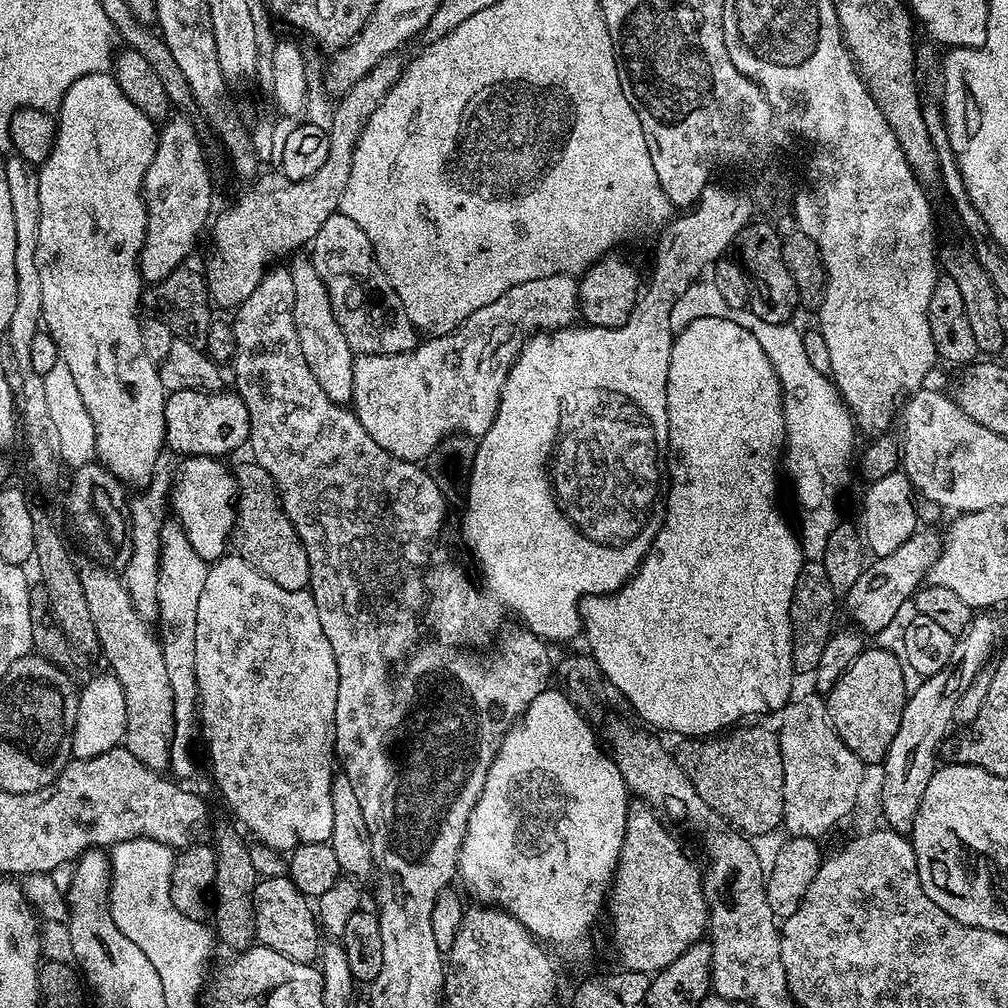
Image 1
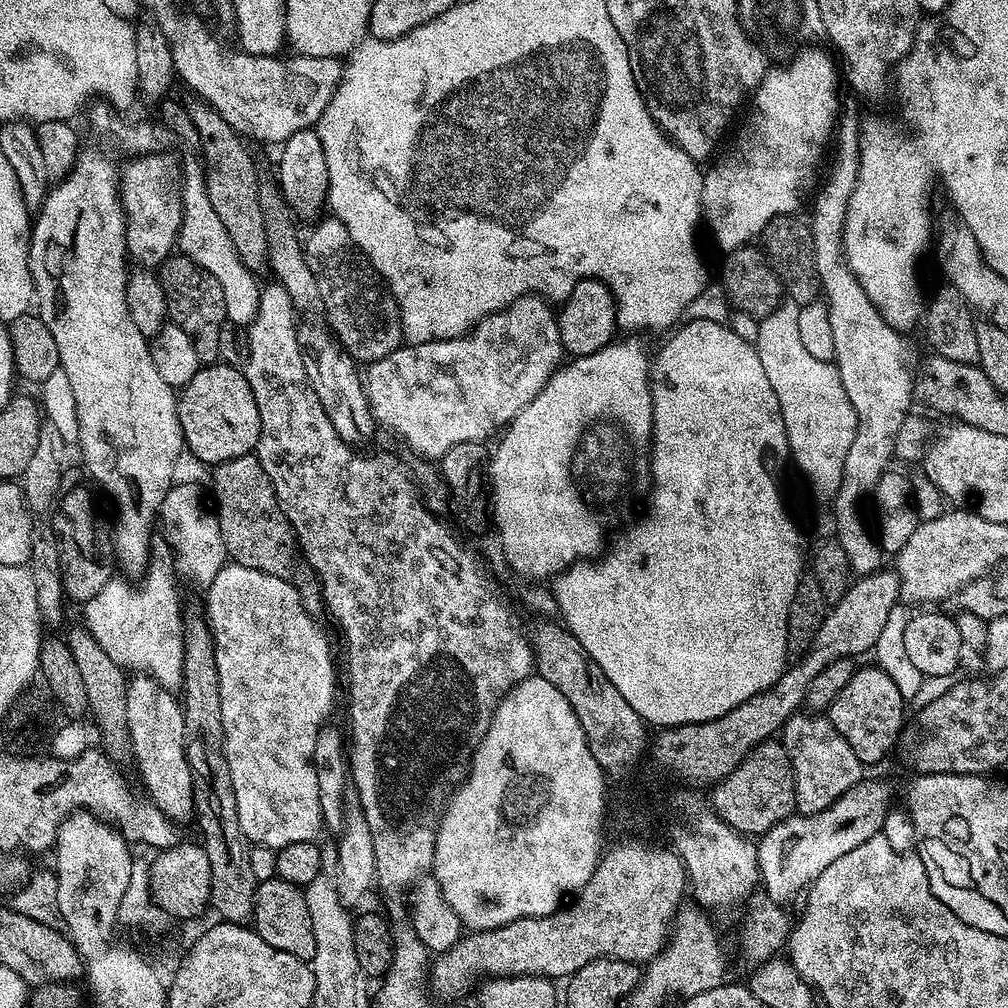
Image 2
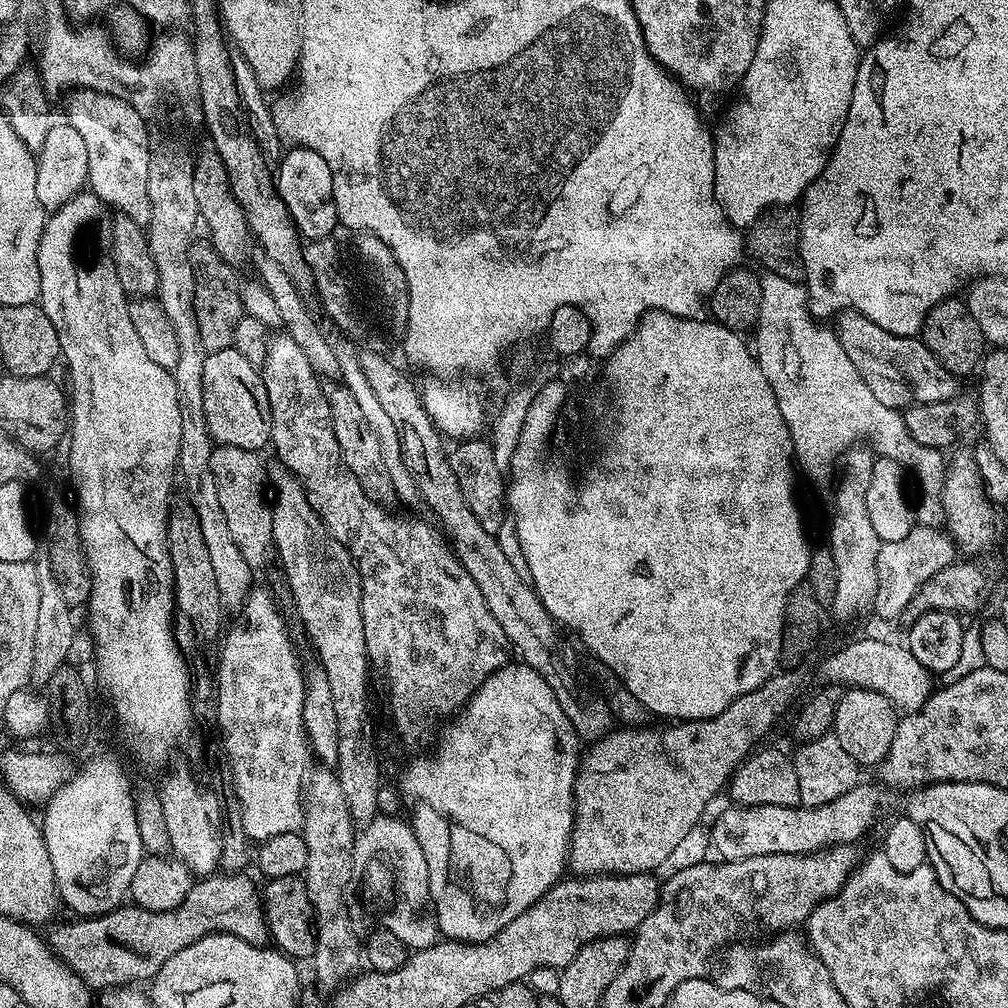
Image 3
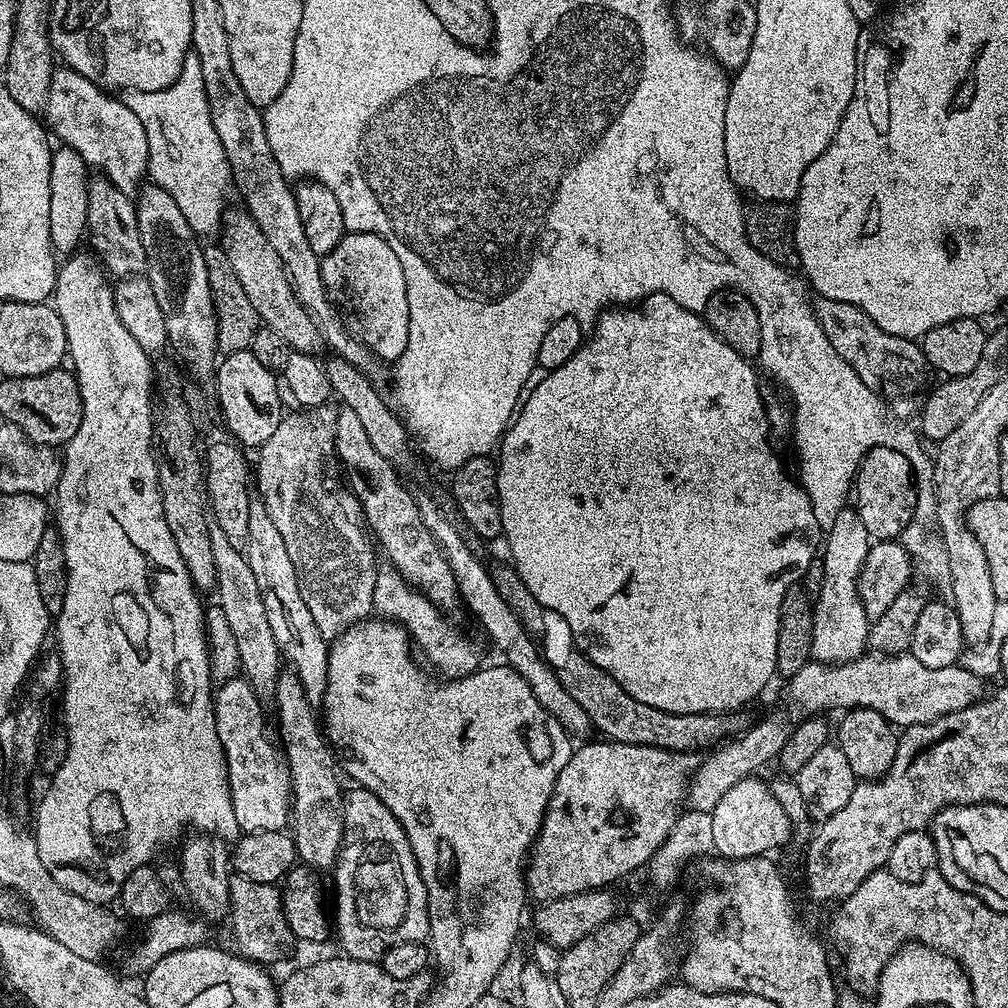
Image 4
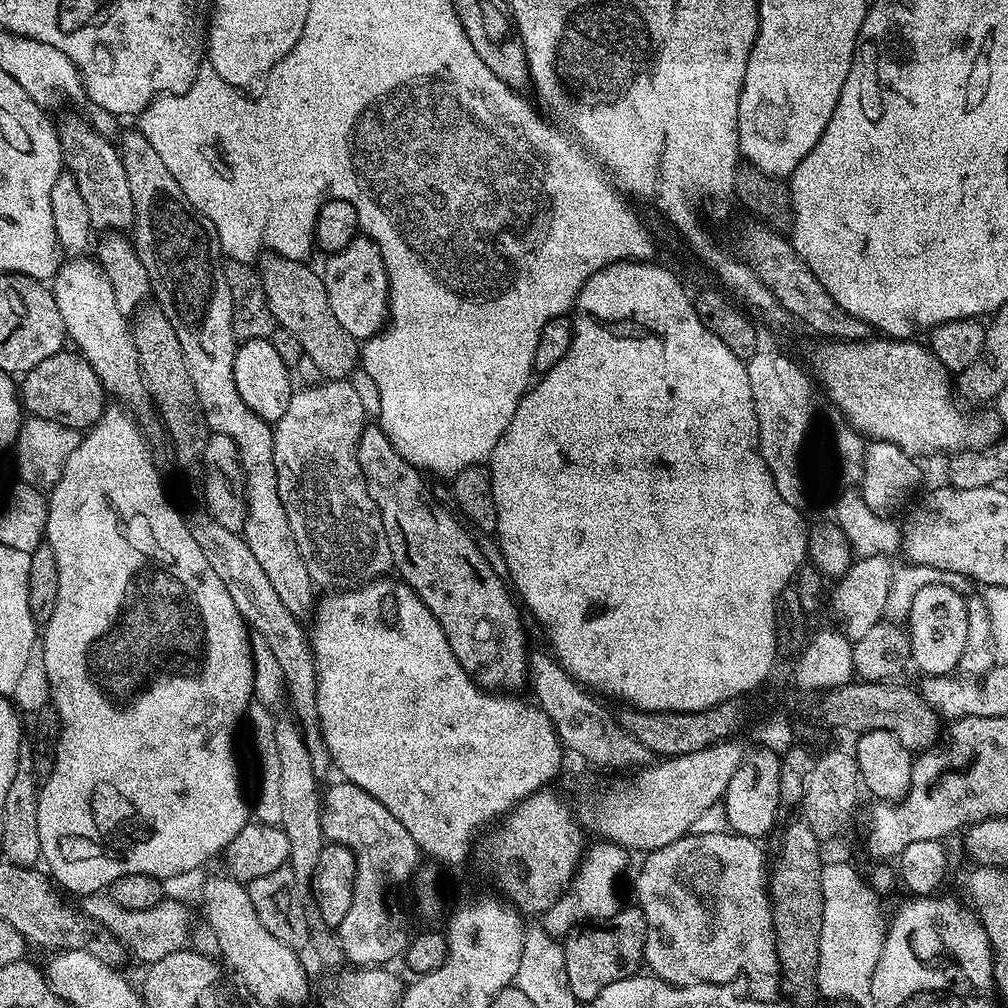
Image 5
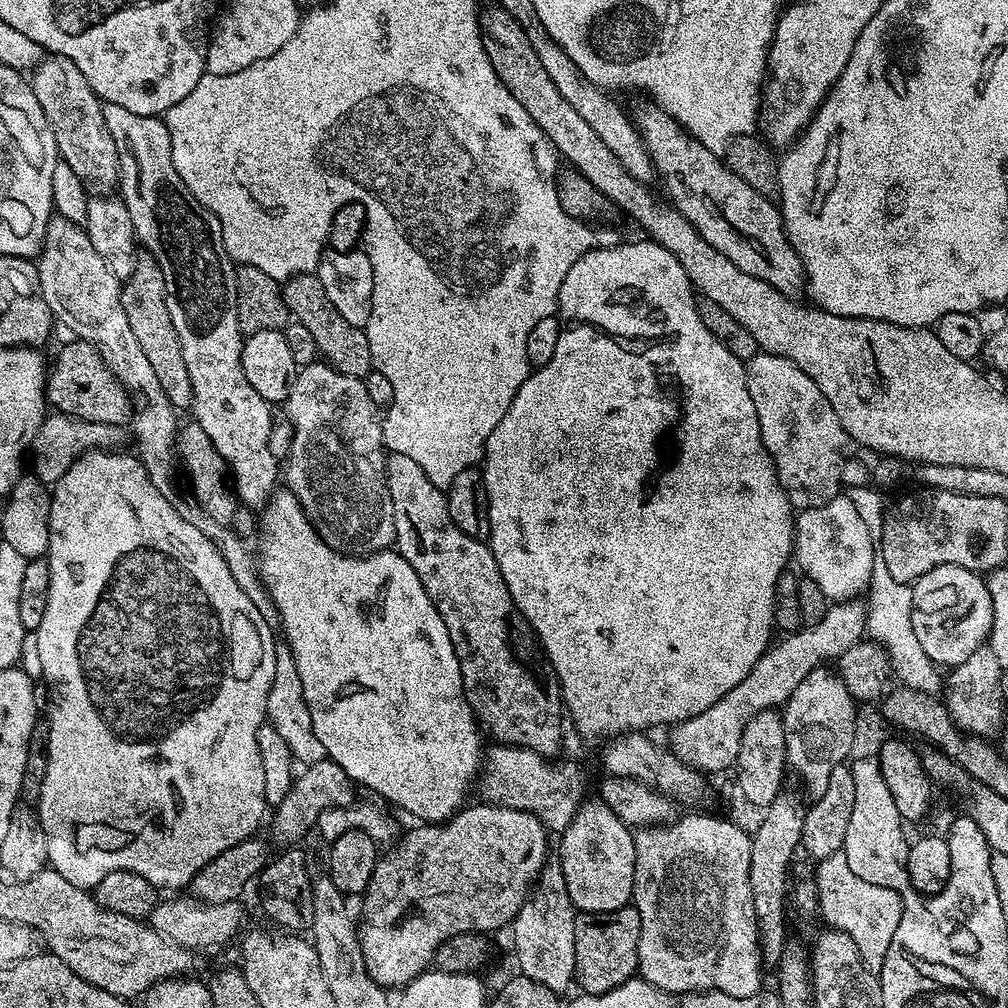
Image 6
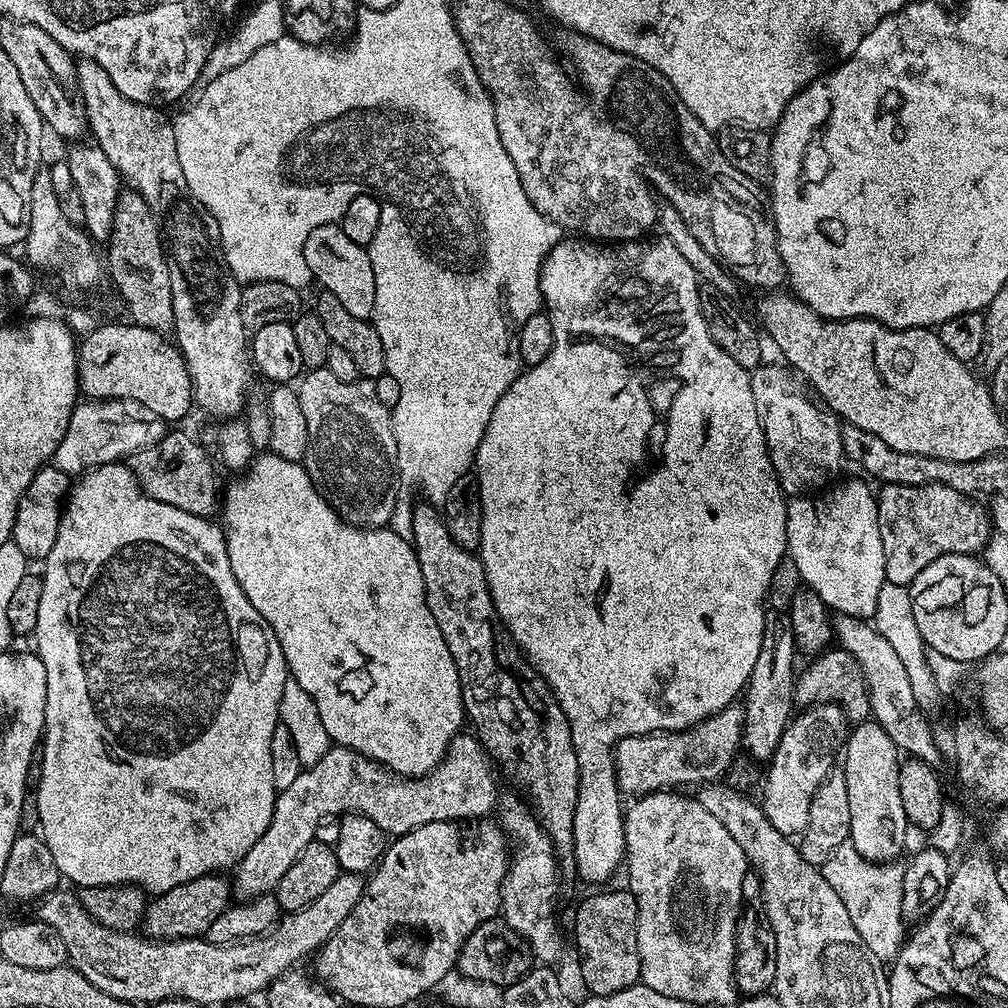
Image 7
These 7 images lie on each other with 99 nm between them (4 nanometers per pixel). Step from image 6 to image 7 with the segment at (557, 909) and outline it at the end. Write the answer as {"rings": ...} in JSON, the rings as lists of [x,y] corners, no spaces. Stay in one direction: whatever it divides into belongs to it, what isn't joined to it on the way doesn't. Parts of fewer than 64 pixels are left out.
{"rings":[[[506,796],[498,802],[498,823],[503,828],[505,837],[511,838],[508,869],[500,891],[500,912],[504,921],[528,943],[533,957],[541,965],[556,966],[564,956],[564,936],[556,921],[558,860],[554,855],[552,841],[545,836],[539,820],[527,807],[524,808]]]}

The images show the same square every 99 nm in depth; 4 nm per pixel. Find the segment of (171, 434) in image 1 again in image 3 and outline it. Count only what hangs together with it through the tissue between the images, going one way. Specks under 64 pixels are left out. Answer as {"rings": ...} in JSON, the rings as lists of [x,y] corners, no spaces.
{"rings":[[[230,347],[207,353],[202,366],[202,410],[206,414],[208,433],[217,445],[238,446],[260,452],[272,434],[270,406],[258,368]]]}

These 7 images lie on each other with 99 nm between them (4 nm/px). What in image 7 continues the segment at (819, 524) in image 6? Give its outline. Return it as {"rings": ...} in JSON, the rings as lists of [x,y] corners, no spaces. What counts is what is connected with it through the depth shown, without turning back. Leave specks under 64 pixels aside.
{"rings":[[[848,480],[834,488],[829,487],[826,490],[829,491],[819,493],[820,496],[808,494],[789,501],[787,555],[797,566],[801,581],[814,589],[831,611],[868,620],[875,617],[879,591],[886,583],[885,550],[882,549],[882,536],[878,529],[877,495],[870,490],[867,481],[860,480]]]}

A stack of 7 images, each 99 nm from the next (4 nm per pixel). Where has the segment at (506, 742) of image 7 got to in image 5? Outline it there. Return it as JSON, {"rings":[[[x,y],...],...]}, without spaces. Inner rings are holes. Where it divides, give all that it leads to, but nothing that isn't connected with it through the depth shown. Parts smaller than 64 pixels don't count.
{"rings":[[[372,422],[365,423],[364,433],[360,435],[360,466],[368,483],[368,492],[382,514],[382,526],[386,526],[392,563],[395,571],[400,571],[397,572],[399,579],[409,584],[428,607],[430,614],[438,618],[450,642],[450,650],[454,650],[454,658],[458,658],[462,670],[466,670],[468,677],[485,690],[520,690],[516,688],[523,684],[525,687],[530,648],[524,645],[521,609],[505,577],[496,572],[482,554],[478,540],[471,536],[473,533],[459,519],[456,521],[442,505],[436,504],[432,508],[432,492],[424,485],[425,477],[421,469],[410,466],[403,452],[398,451],[388,441],[387,435]],[[379,456],[380,464],[372,464]]]}

